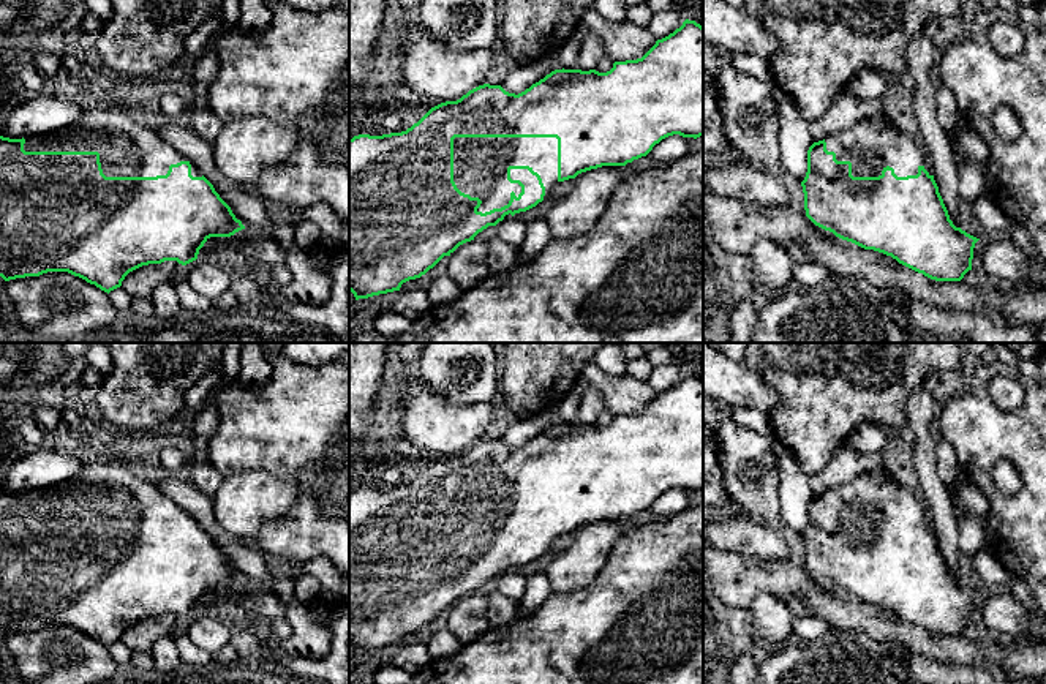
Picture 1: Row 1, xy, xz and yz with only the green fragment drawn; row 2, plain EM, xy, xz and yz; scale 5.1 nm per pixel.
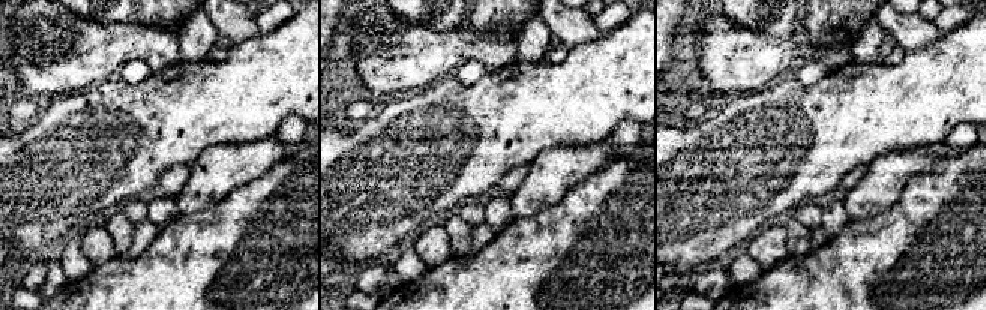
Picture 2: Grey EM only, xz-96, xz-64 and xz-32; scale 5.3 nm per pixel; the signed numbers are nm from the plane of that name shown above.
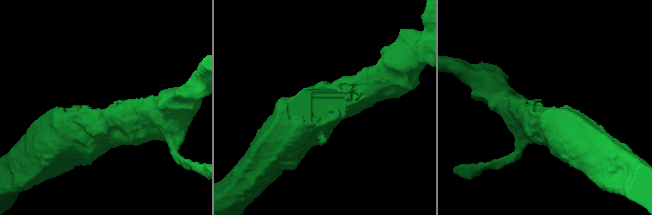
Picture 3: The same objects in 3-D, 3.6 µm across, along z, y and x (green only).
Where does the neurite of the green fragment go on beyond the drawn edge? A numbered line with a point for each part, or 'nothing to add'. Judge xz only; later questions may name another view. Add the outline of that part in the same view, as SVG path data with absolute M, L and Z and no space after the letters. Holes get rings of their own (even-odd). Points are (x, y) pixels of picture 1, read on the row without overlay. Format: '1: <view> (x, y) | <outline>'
1: xz (481, 518) | M455 491L453 536L457 542L482 554L477 566L490 566L509 558L510 547L521 547L507 534L509 520L529 520L545 540L544 553L558 539L556 491Z

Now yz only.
1: yz (871, 498) | M883 471L864 472L826 490L825 496L837 515L852 517L853 531L879 531L886 520L893 521L897 531L916 529L920 520L934 529L920 494L894 482Z

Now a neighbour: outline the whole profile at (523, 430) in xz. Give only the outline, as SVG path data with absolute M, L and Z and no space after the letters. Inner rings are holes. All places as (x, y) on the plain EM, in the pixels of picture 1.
M550 409L536 419L514 420L499 439L506 445L518 449L555 423L563 423L563 420L555 409Z

